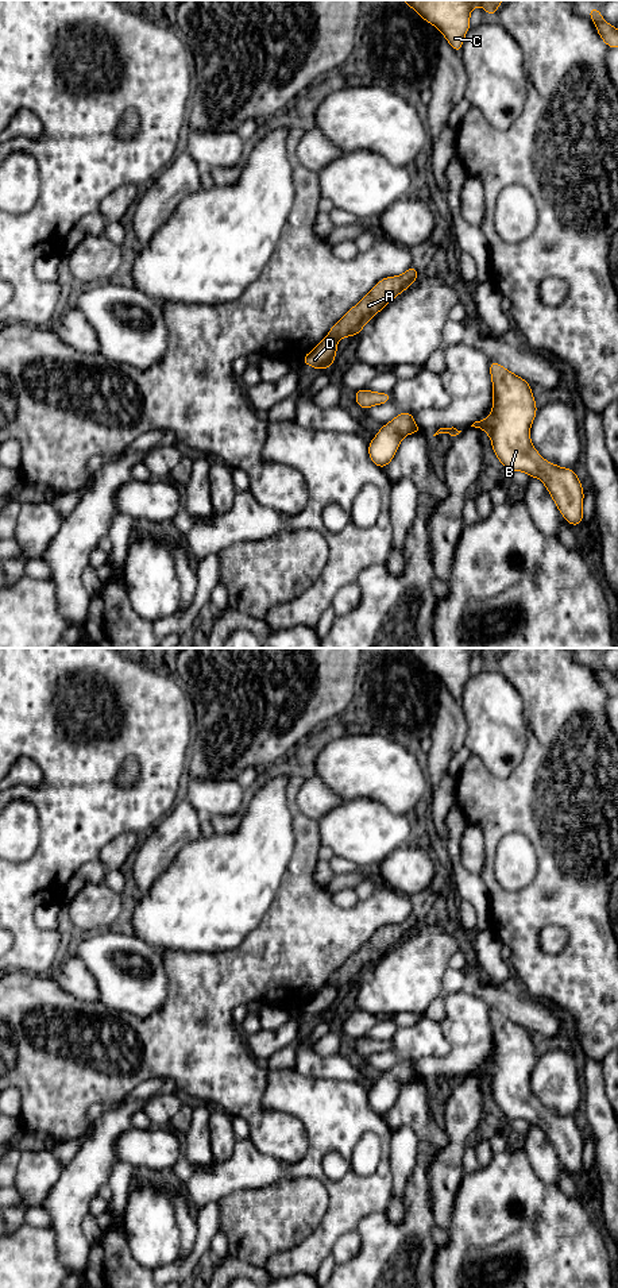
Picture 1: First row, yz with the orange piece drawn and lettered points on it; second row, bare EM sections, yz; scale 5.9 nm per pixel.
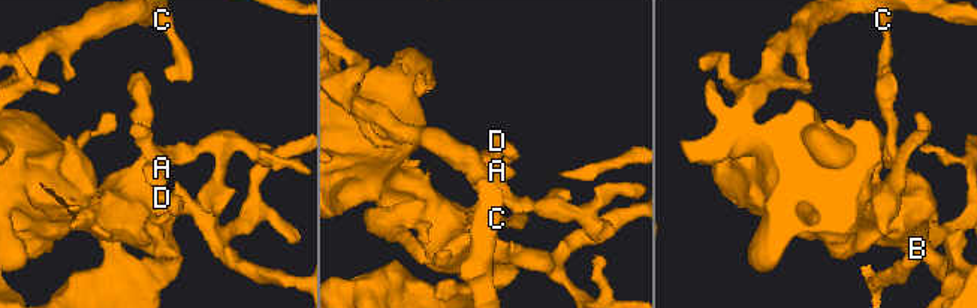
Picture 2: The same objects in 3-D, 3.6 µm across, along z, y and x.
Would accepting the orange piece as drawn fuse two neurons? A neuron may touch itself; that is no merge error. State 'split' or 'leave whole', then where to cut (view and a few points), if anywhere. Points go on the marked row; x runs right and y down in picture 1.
split | yz (328, 335), (336, 340)

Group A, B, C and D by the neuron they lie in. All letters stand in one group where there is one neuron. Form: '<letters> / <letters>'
A / B C D

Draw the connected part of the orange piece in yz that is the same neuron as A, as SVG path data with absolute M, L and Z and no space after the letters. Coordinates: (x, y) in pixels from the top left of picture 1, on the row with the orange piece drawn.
M416 266L409 267L402 275L382 278L368 294L352 306L329 329L328 336L340 340L347 336L356 336L378 312L381 312L393 298L420 277Z

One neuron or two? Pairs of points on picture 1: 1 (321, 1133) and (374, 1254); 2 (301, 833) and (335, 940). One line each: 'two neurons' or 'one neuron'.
1: two neurons
2: one neuron

